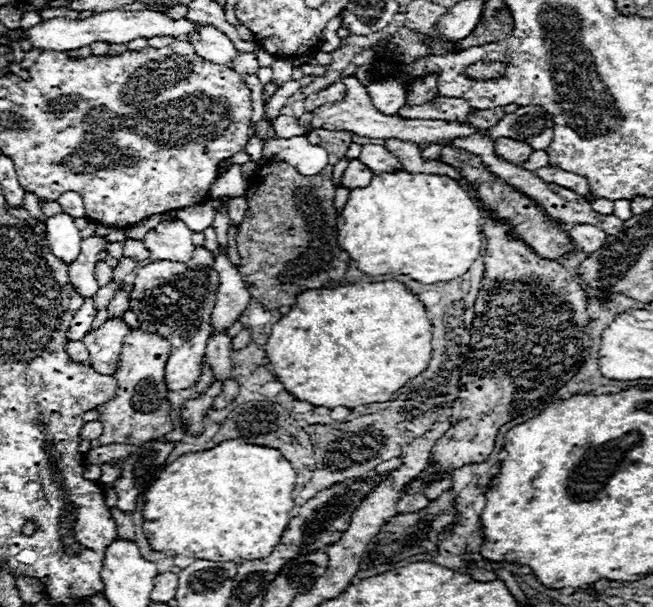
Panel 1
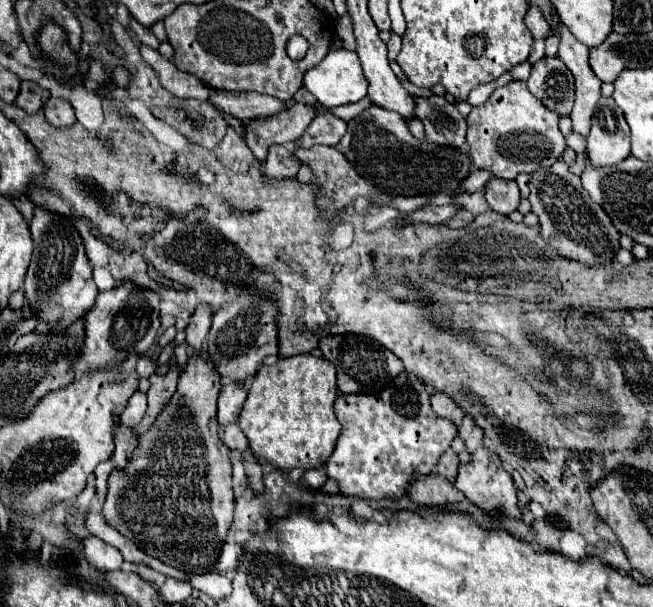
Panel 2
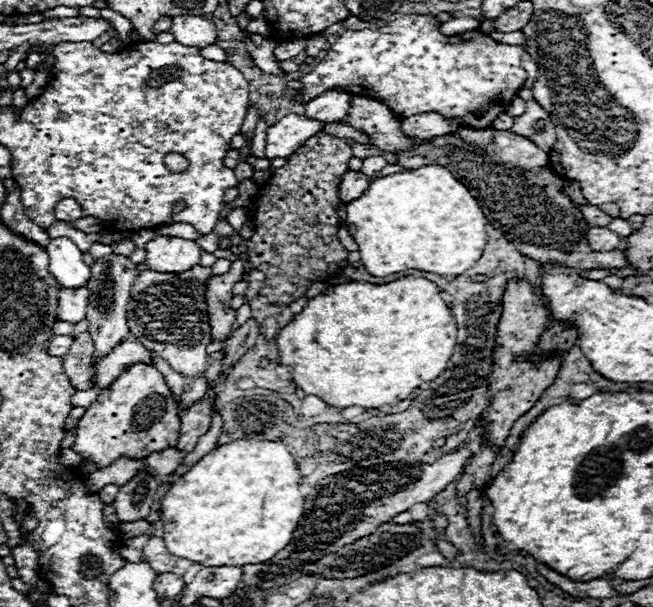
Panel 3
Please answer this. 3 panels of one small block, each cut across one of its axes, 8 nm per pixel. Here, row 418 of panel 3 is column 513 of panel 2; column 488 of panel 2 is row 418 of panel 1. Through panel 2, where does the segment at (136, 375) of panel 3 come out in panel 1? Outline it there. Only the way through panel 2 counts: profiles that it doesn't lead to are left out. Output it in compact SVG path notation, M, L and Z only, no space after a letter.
M130 330L124 340L122 354L118 360L118 370L114 378L118 380L118 392L112 400L102 404L98 422L104 432L98 438L102 444L122 442L122 444L146 444L150 440L158 440L174 430L170 412L172 406L168 402L168 388L164 382L164 366L170 356L168 340L162 340L156 334Z

